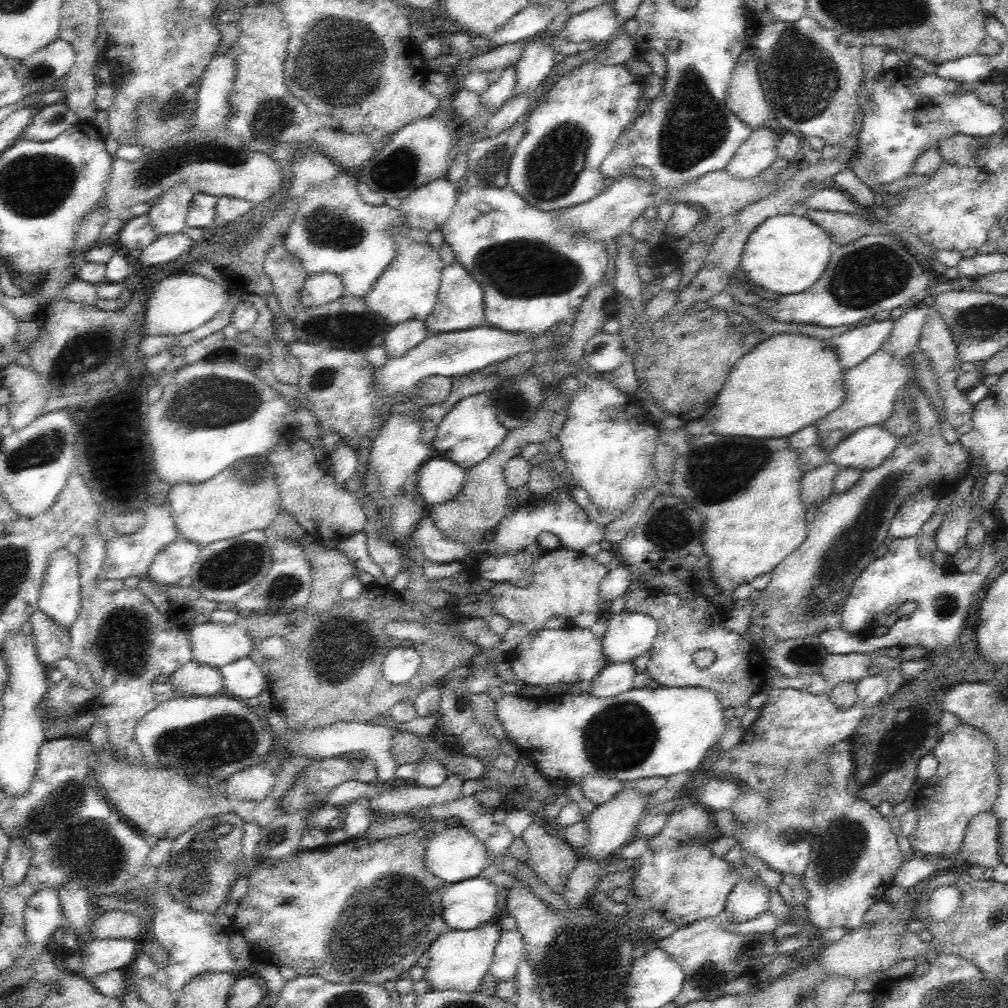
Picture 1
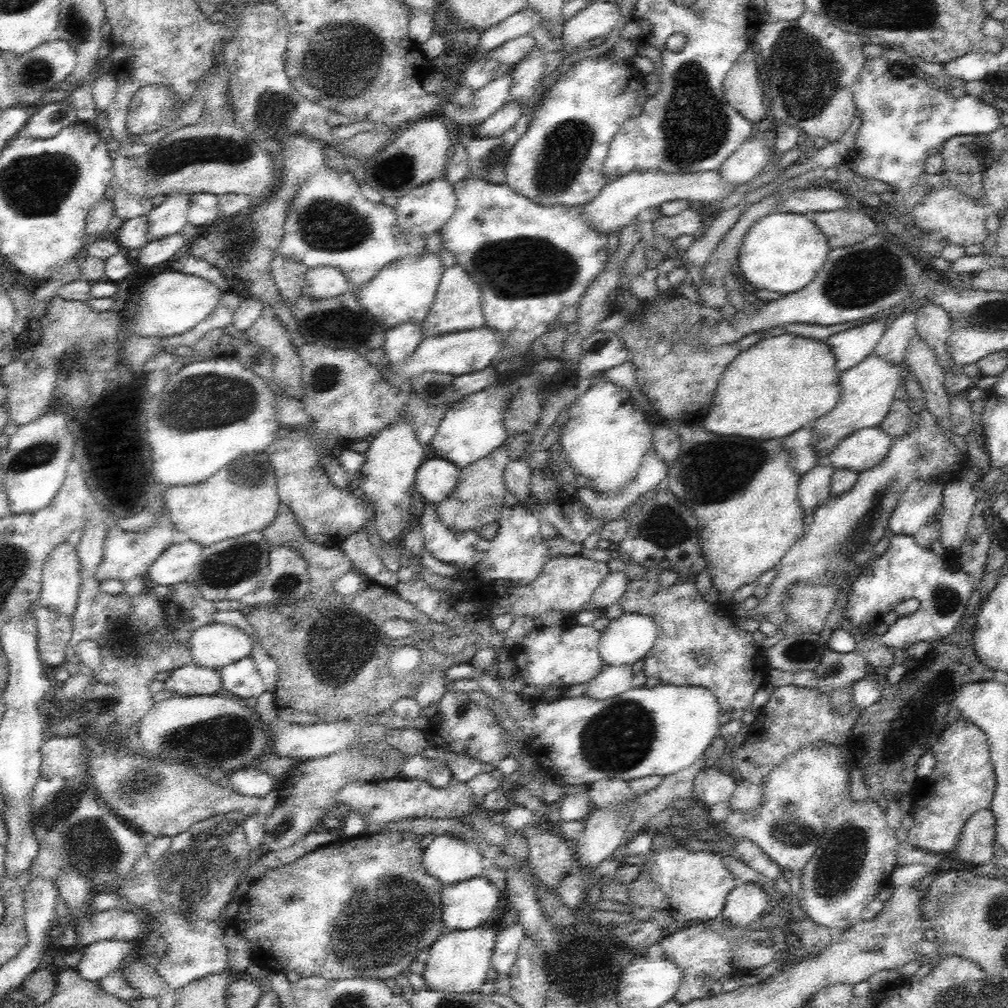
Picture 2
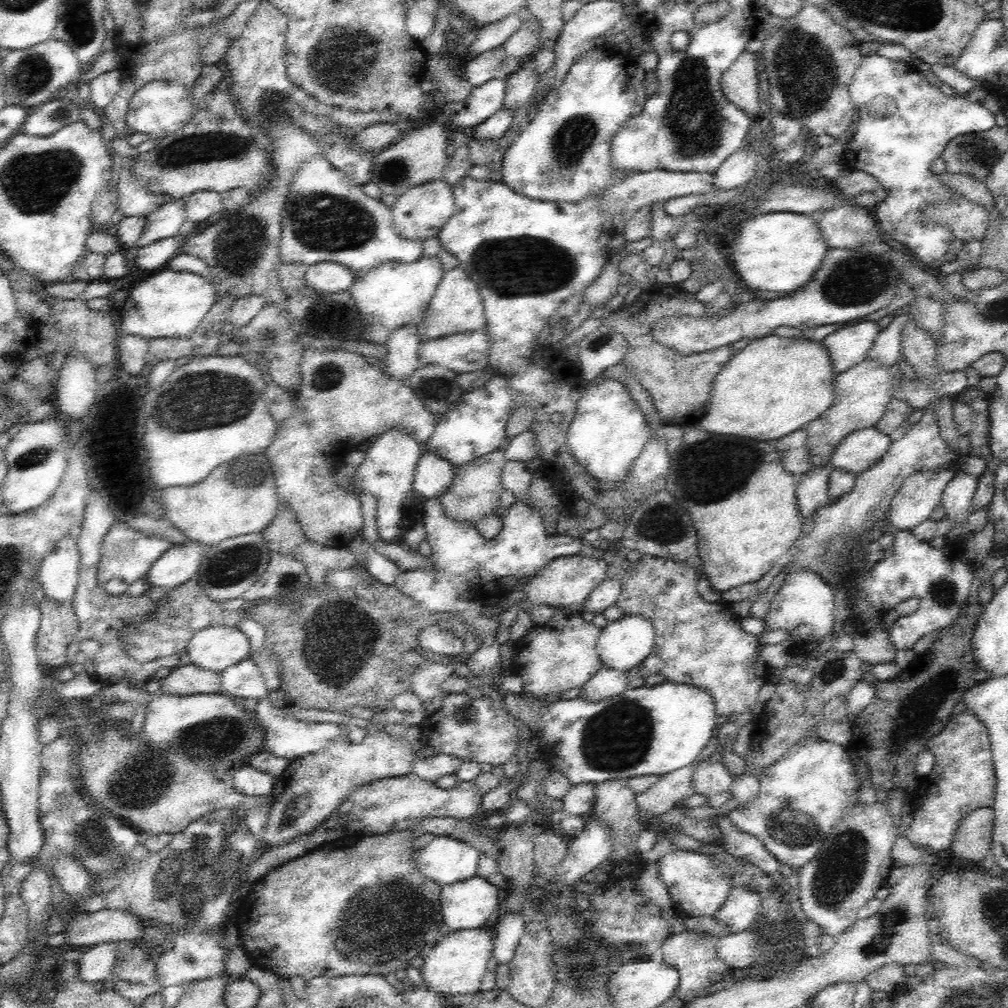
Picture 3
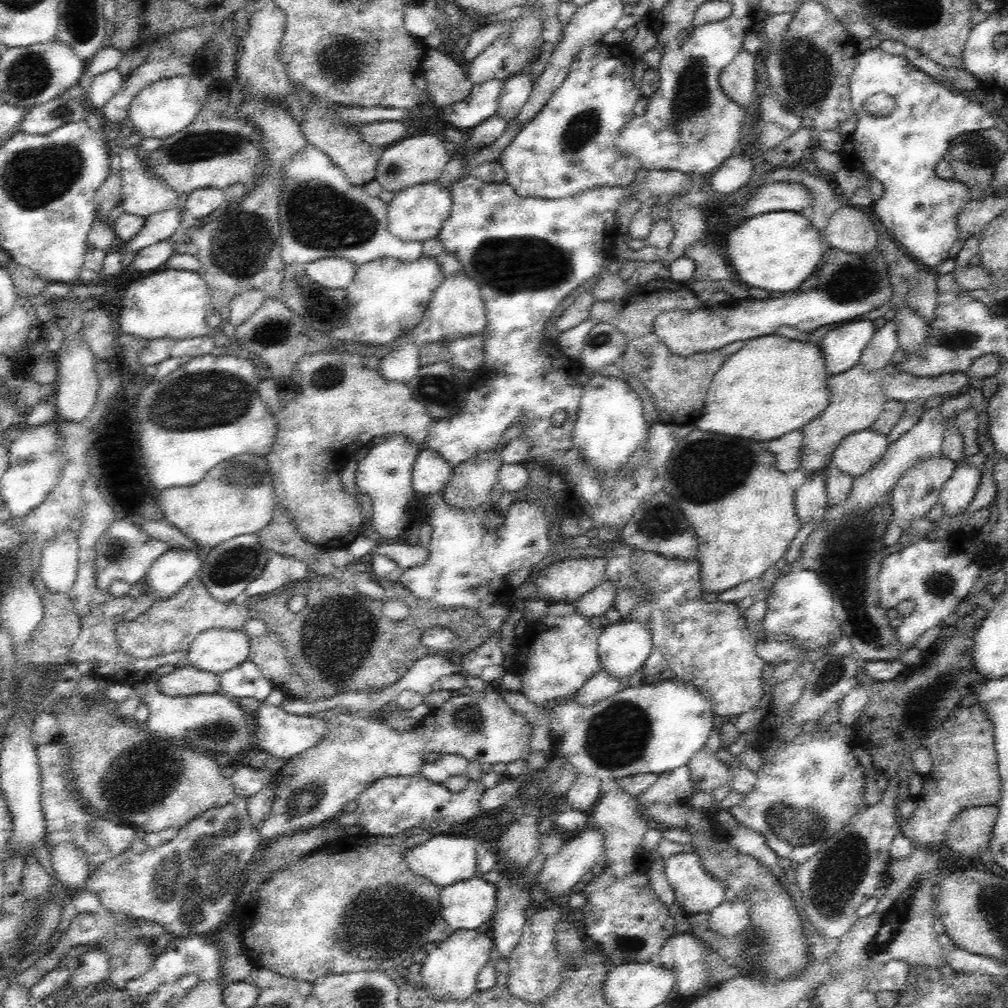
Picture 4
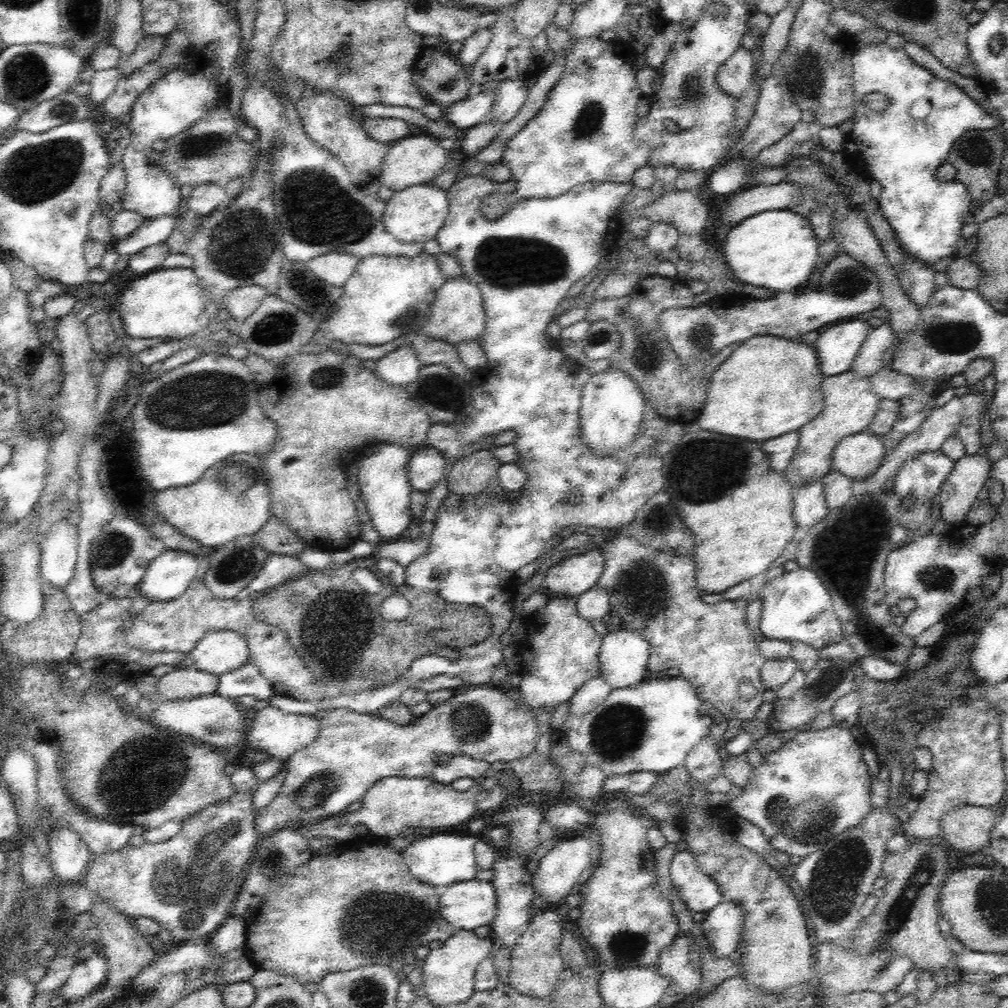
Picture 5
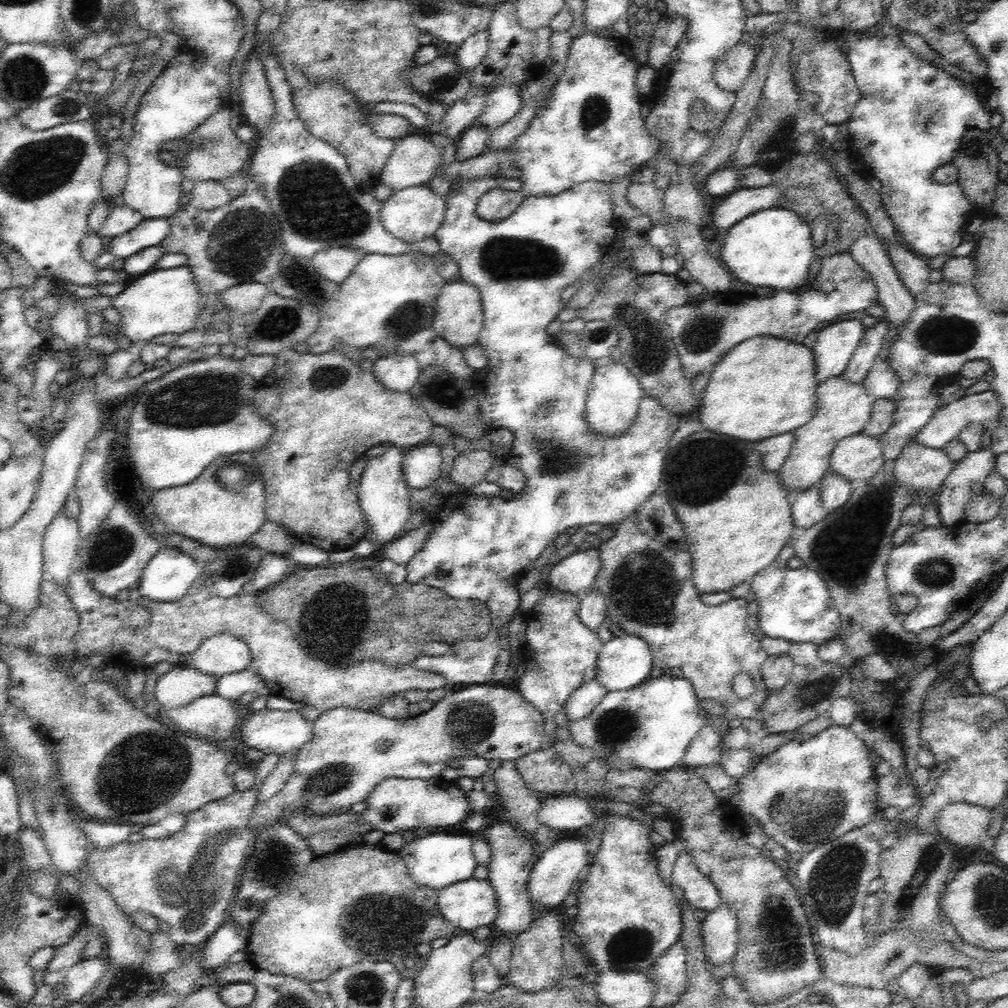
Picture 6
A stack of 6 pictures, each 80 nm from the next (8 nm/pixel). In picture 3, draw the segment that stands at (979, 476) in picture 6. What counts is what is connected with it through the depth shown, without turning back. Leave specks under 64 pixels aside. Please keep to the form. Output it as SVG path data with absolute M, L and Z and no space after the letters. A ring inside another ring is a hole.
M957 470L952 480L945 486L941 504L948 521L967 522L967 517L971 514L978 479L978 476Z

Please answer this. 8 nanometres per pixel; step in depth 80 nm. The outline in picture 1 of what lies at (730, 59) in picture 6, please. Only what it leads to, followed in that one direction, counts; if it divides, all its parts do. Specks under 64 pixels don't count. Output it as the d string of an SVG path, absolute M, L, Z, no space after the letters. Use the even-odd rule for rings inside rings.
M750 50L740 54L730 79L725 91L727 107L752 129L759 129L770 118L771 104L759 81L756 60Z

